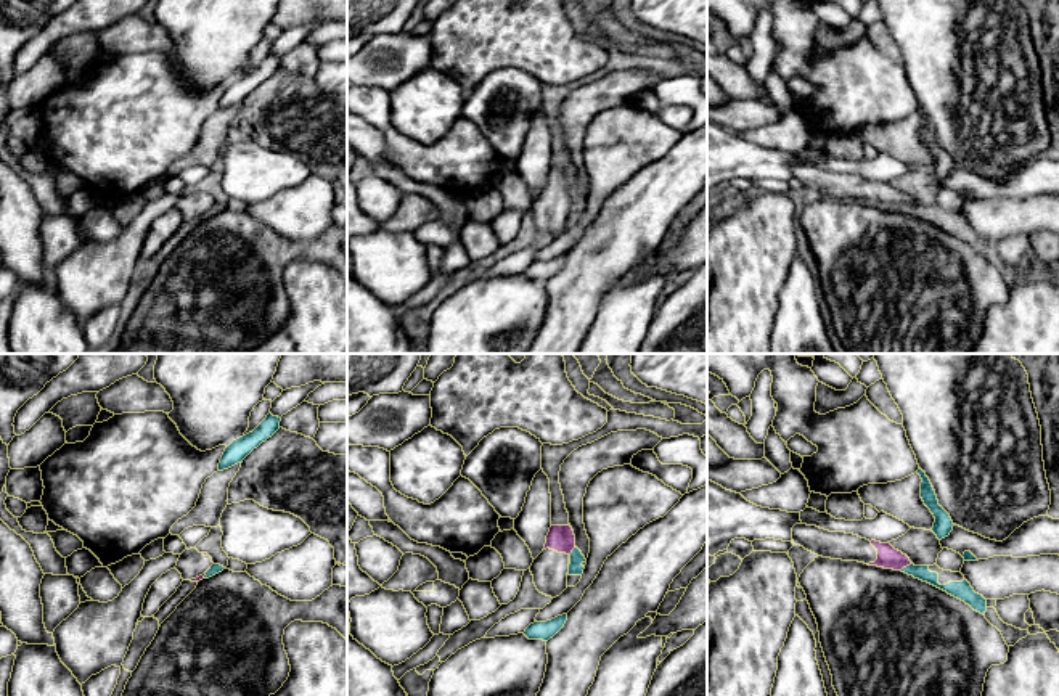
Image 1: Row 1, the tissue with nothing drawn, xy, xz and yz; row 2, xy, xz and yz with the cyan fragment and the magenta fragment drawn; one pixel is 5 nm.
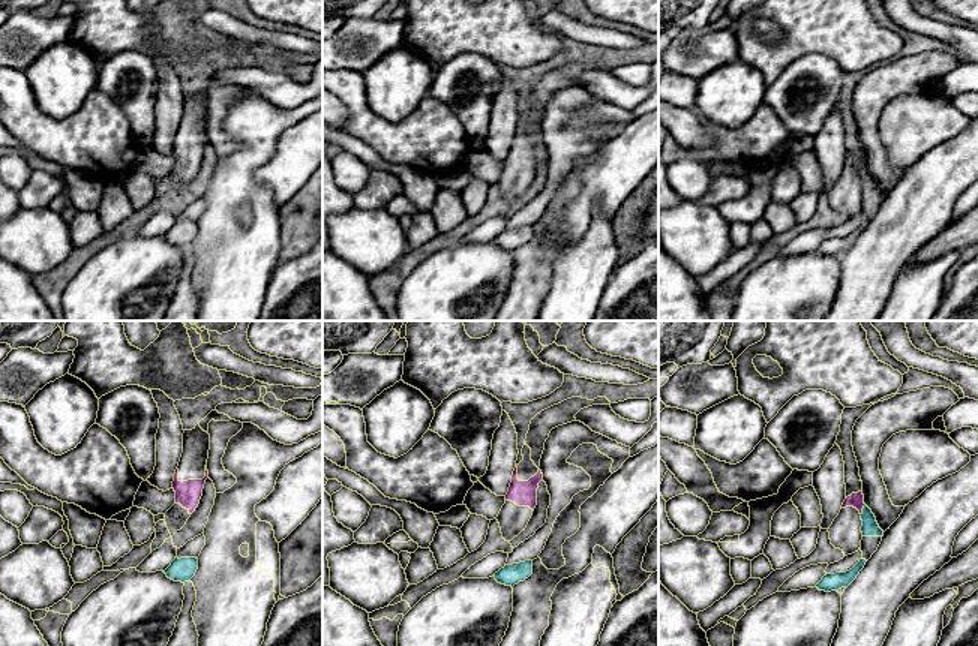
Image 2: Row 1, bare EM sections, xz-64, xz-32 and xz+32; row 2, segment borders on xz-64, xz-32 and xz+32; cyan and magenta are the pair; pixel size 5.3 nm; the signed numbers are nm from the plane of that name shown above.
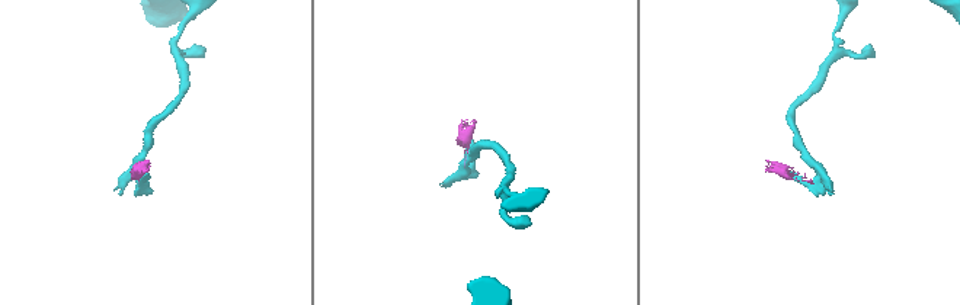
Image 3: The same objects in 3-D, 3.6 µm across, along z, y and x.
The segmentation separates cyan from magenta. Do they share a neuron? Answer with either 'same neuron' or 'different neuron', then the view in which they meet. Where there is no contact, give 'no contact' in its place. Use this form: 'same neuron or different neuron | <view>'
different neuron | xz

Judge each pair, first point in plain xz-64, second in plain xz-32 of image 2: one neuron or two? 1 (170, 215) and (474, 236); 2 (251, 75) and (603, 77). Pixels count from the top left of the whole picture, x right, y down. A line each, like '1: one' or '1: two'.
1: one
2: one

